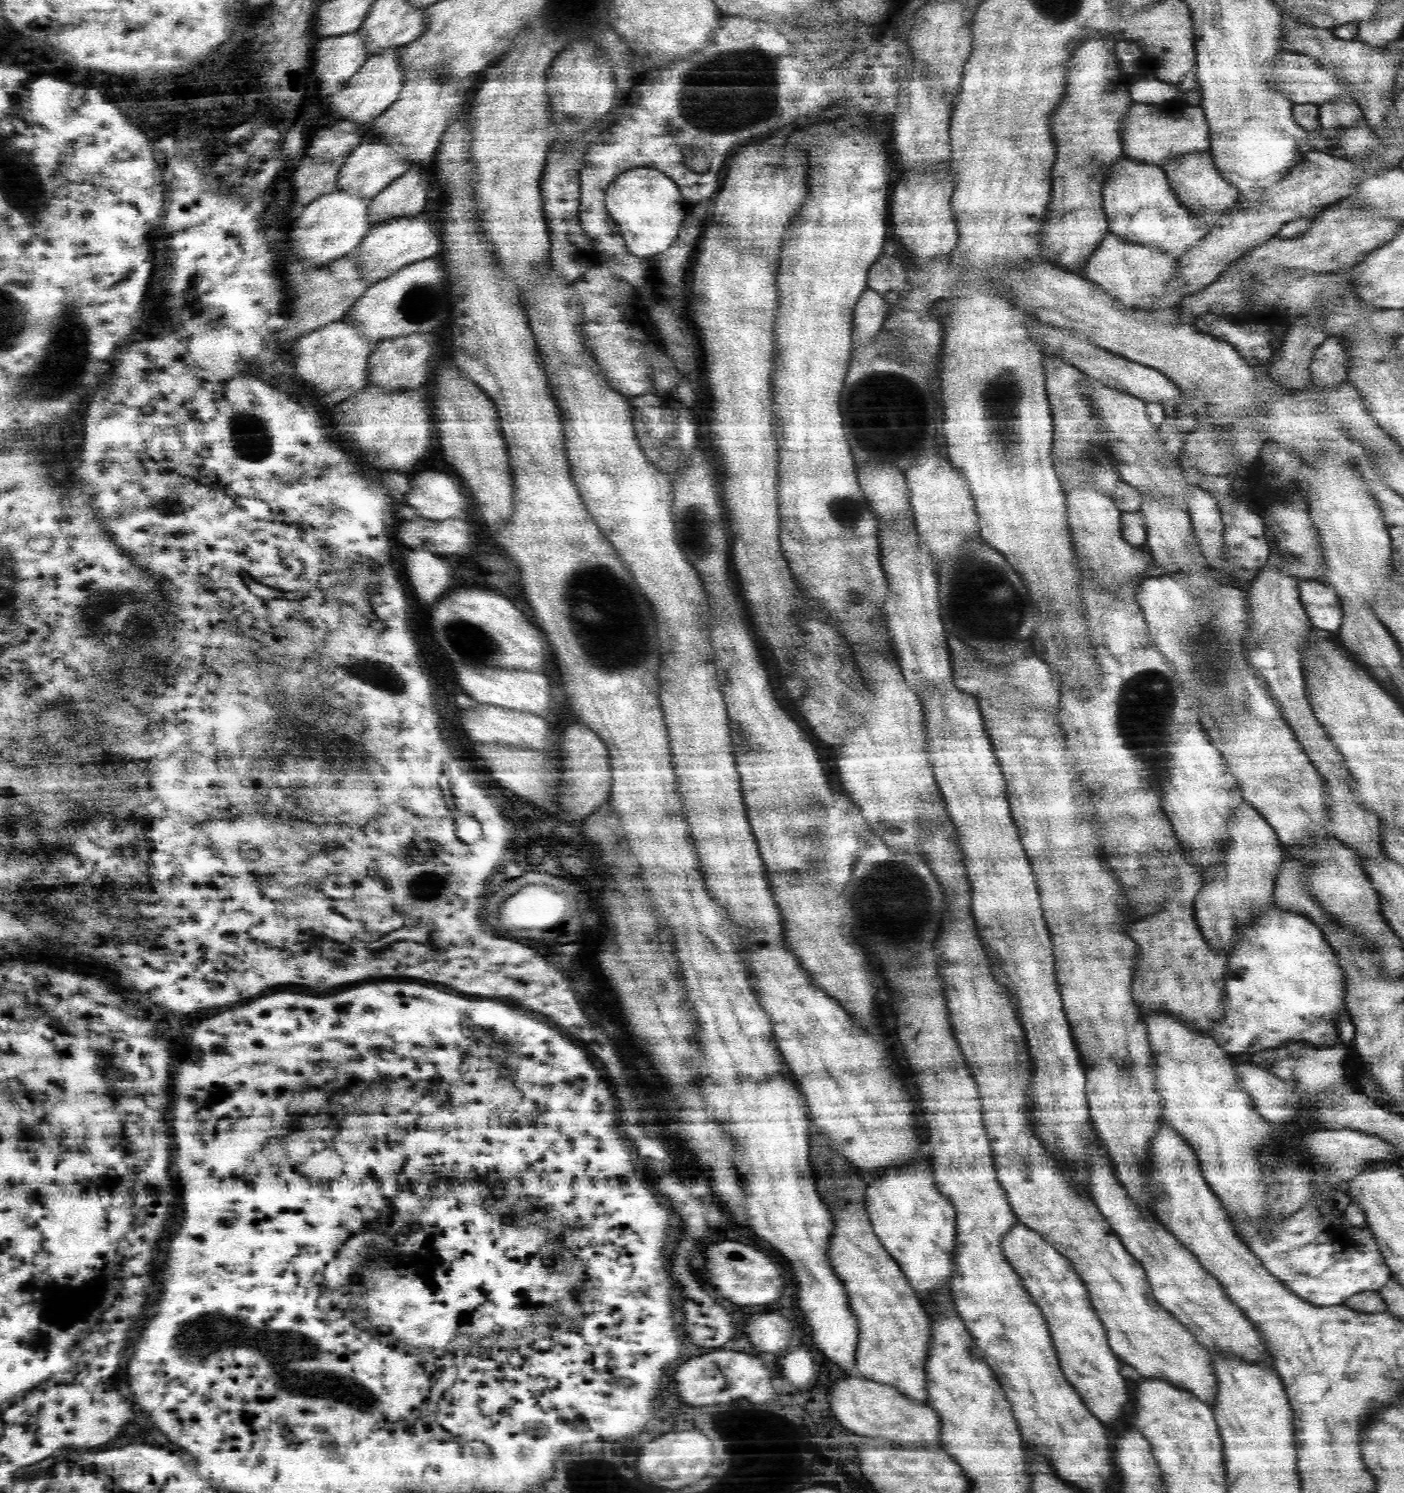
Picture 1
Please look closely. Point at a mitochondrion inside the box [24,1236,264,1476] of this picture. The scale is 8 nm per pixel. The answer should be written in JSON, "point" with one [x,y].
{"point":[203,1336]}

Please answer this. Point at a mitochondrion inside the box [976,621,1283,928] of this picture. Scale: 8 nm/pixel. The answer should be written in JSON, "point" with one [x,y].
{"point":[1137,701]}

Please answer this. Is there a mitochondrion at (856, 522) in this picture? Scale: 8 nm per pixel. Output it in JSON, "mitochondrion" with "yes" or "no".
{"mitochondrion":"yes"}

